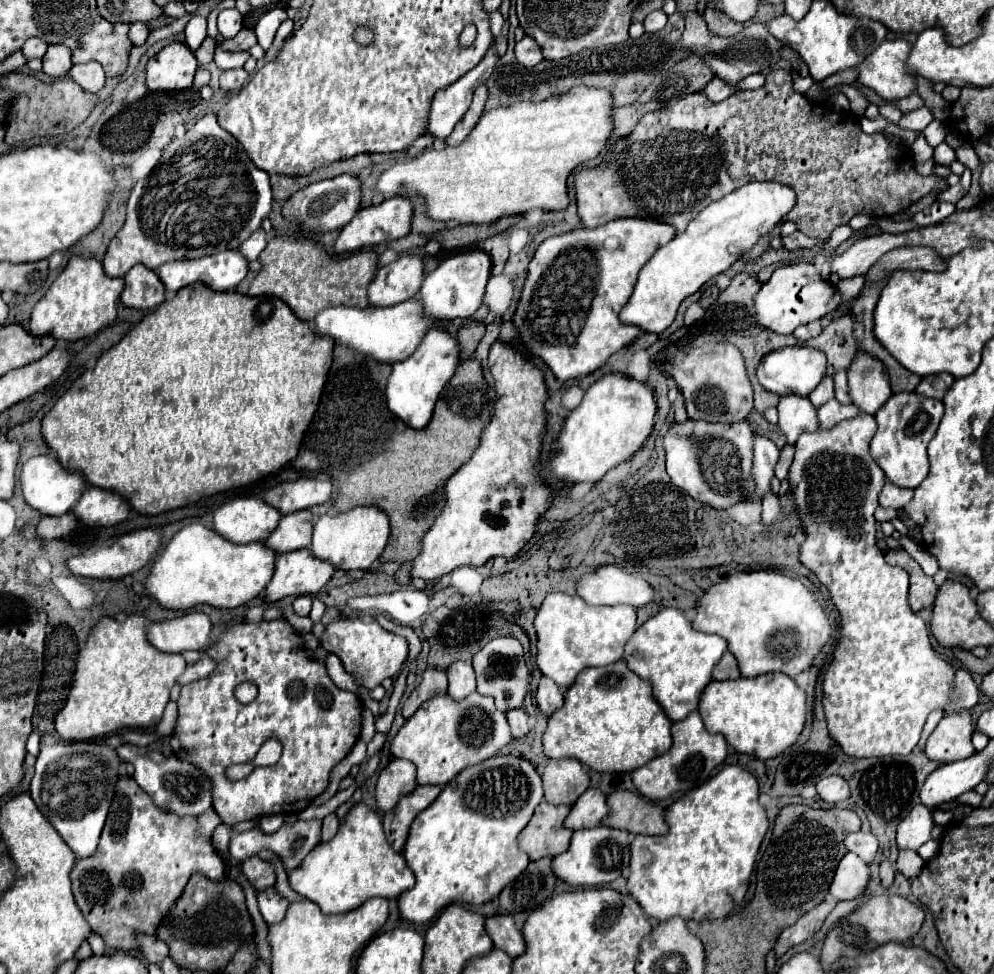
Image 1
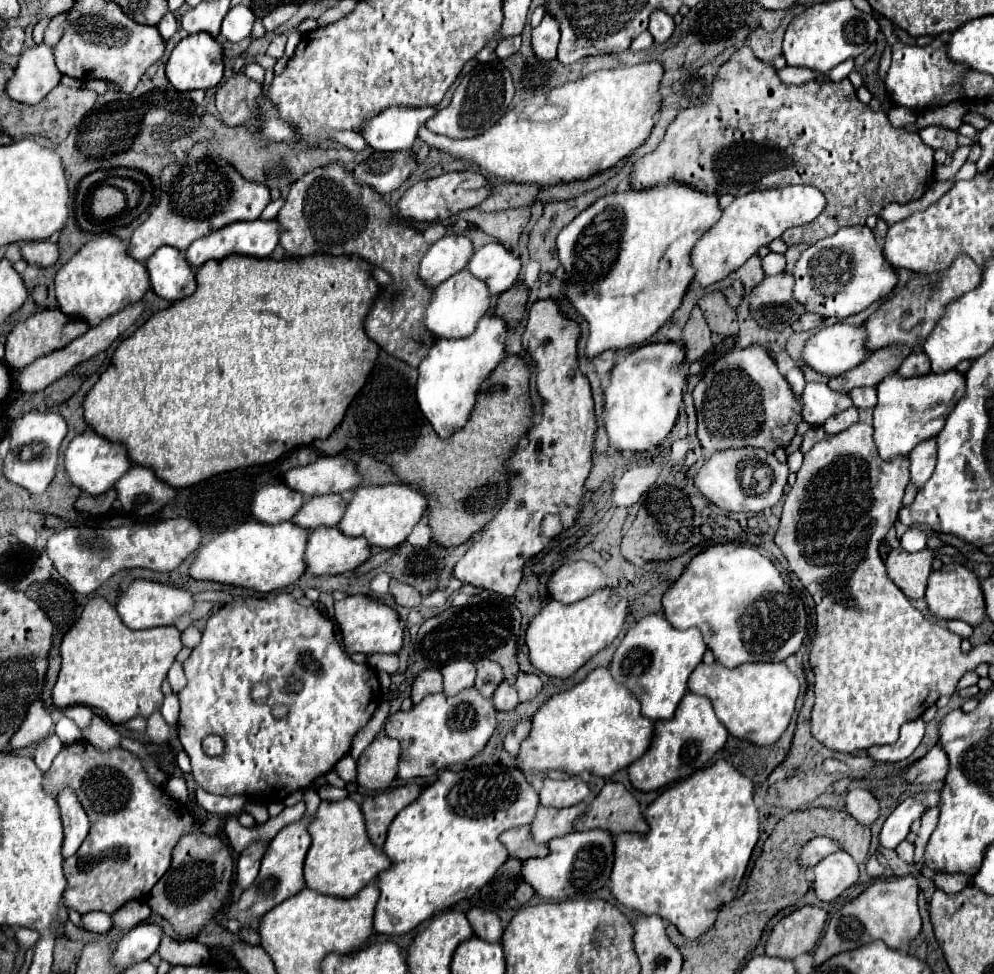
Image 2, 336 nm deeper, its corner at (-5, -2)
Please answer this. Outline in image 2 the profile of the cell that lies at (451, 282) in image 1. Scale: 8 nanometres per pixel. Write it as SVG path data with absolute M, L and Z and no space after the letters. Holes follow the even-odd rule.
M492 242L472 254L466 270L472 276L482 278L490 294L502 294L516 282L520 272L520 260L504 246Z

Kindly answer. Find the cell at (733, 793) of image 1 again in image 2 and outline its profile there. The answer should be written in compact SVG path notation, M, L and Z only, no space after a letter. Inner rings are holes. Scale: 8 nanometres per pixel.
M718 760L710 768L698 770L690 778L664 790L644 812L644 818L650 824L648 834L614 836L616 858L610 876L614 898L640 914L656 914L670 920L670 924L690 940L706 934L714 926L720 908L736 896L752 850L760 838L760 816L752 796L752 780L726 760Z

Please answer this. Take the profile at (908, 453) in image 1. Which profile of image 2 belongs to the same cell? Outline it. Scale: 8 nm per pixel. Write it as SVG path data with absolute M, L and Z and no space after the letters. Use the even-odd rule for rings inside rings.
M956 370L946 374L924 374L914 378L890 376L876 386L878 404L874 408L874 444L882 460L908 456L920 442L934 438L964 394L964 376Z

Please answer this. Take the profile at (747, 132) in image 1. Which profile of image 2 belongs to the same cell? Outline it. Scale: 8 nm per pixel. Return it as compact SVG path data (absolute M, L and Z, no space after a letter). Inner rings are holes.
M744 46L718 68L710 100L698 108L680 110L658 148L632 164L630 188L648 190L672 180L720 198L724 194L738 196L766 188L784 188L788 182L812 184L826 196L824 212L806 226L786 230L782 240L788 246L798 242L816 244L818 240L838 232L842 226L864 224L868 216L878 214L886 204L908 204L918 200L934 182L932 156L934 150L920 140L918 132L894 128L884 110L872 110L858 102L856 90L848 78L842 82L806 82L800 86L786 86L778 76L774 76L774 68L770 64L754 58L752 50Z

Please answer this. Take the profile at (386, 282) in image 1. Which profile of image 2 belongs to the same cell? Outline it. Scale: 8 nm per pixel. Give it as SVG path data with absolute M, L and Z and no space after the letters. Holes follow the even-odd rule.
M462 234L444 236L436 240L424 254L418 268L418 276L426 286L436 288L440 282L460 272L470 260L472 252L474 252L472 244L466 236Z

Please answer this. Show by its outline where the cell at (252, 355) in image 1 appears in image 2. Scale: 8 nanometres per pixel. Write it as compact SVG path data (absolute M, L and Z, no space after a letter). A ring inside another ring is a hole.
M230 256L222 262L206 262L196 272L198 288L192 296L174 302L166 310L156 312L152 318L148 318L146 324L142 324L130 338L126 338L118 350L112 356L112 364L108 370L98 378L98 382L92 386L92 390L86 394L82 408L84 408L84 420L88 426L104 436L110 442L120 442L126 446L128 458L132 464L148 466L154 470L156 478L170 484L172 488L190 488L202 480L208 480L212 476L218 476L222 472L232 472L238 468L258 466L258 464L270 464L298 447L310 446L314 440L328 438L332 430L342 422L344 412L348 404L352 402L354 394L364 386L376 356L378 346L364 334L362 322L374 302L374 296L378 292L378 284L370 276L370 264L362 262L354 256L306 256L300 260L258 260L258 258L242 258L242 256Z

